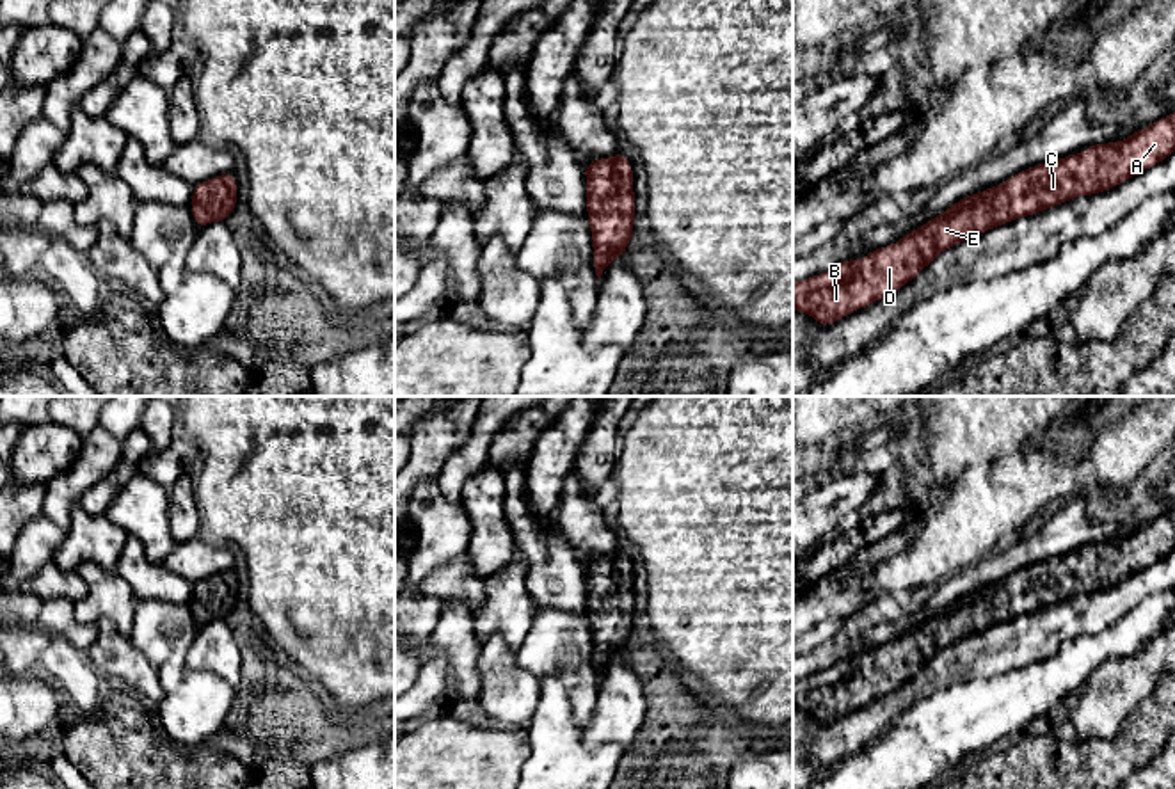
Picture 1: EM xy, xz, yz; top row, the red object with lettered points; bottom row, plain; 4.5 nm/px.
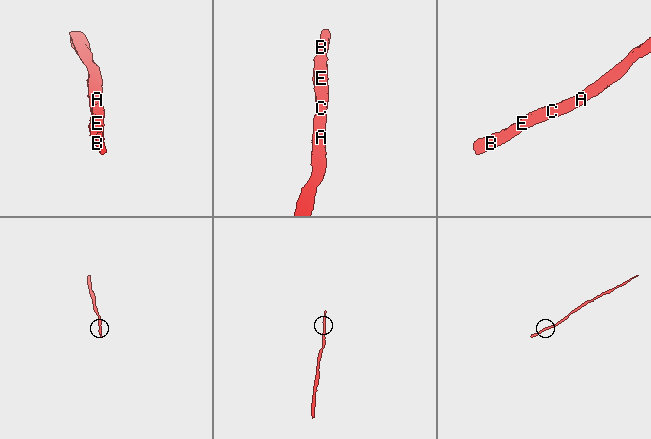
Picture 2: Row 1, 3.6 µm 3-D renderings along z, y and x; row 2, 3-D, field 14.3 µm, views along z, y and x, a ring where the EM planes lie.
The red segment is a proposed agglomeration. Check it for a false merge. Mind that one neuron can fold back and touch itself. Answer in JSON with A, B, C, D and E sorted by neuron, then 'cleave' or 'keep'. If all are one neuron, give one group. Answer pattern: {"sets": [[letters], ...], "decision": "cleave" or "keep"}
{"sets": [["A", "B", "C", "D", "E"]], "decision": "keep"}

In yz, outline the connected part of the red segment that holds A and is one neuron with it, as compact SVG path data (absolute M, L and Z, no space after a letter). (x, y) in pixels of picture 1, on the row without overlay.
M1175 510L1145 528L1134 528L1120 540L1088 544L1081 553L1038 562L1004 578L999 585L962 595L942 613L901 634L894 643L871 649L864 658L839 659L825 672L793 681L793 709L807 711L827 725L850 711L899 689L942 649L971 634L990 629L1020 615L1040 611L1079 594L1093 594L1147 569L1175 549Z

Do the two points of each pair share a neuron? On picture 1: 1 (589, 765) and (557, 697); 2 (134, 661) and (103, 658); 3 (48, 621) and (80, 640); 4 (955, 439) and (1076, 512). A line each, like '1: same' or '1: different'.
1: same
2: same
3: same
4: different

